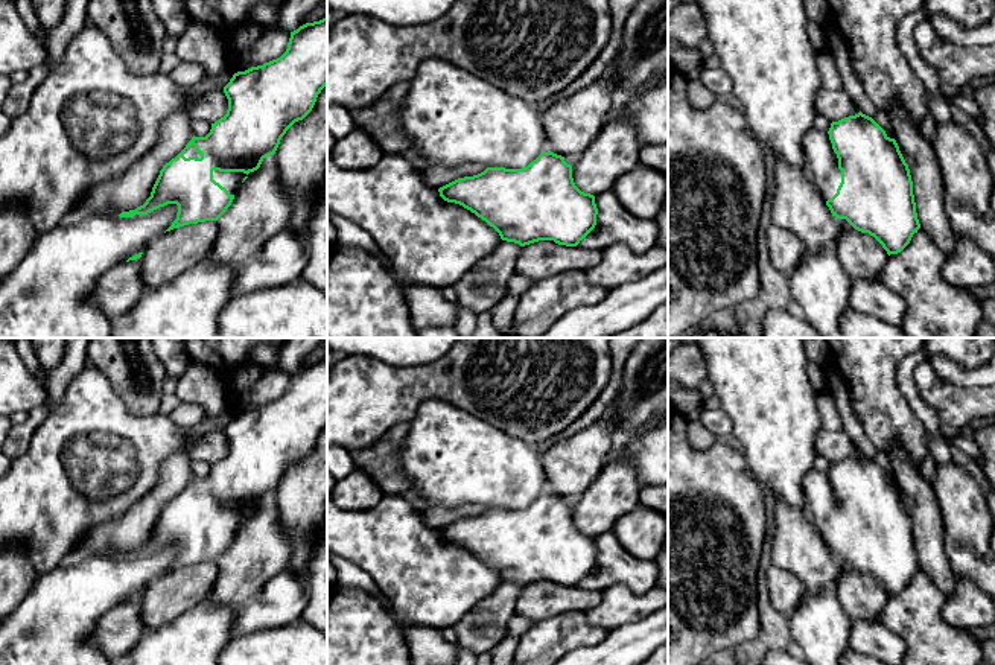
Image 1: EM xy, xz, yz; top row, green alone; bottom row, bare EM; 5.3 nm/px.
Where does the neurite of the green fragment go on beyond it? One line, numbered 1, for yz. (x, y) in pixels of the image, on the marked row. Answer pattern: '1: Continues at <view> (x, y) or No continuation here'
1: Continues at yz (822, 162)

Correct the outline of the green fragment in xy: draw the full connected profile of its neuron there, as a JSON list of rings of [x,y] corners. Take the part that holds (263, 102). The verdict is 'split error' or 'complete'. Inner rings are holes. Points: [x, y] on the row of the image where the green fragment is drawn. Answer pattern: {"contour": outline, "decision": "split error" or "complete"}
{"contour": [[[327,17],[306,23],[297,30],[291,32],[286,52],[263,65],[251,67],[245,72],[233,75],[230,82],[224,87],[228,99],[228,110],[224,117],[211,123],[211,129],[205,137],[192,137],[186,148],[169,163],[163,166],[160,175],[152,187],[151,196],[135,210],[122,212],[120,218],[131,218],[135,215],[148,215],[167,204],[176,204],[176,219],[166,230],[180,228],[189,224],[205,221],[218,221],[231,205],[239,186],[260,167],[262,161],[274,155],[281,137],[298,120],[303,120],[313,108],[318,94],[327,85]]], "decision": "split error"}

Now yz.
{"contour": [[[861,111],[832,122],[828,132],[811,128],[802,146],[814,184],[832,216],[846,219],[855,230],[873,236],[887,254],[901,253],[920,228],[913,181],[895,138]]], "decision": "split error"}

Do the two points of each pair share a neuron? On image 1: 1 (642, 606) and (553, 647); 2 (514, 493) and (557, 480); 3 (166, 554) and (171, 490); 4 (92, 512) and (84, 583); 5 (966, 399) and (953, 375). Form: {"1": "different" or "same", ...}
{"1": "same", "2": "different", "3": "different", "4": "different", "5": "different"}

